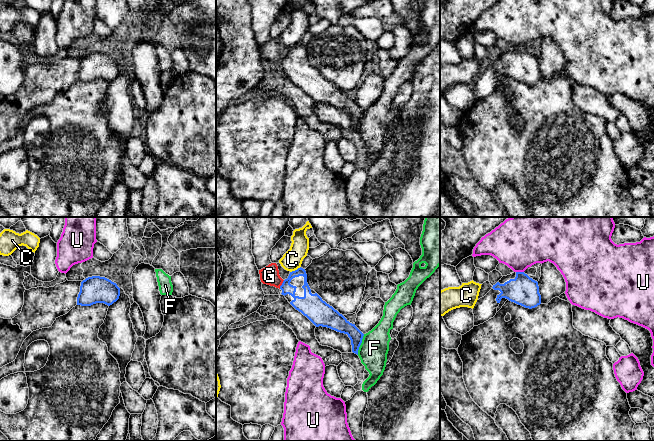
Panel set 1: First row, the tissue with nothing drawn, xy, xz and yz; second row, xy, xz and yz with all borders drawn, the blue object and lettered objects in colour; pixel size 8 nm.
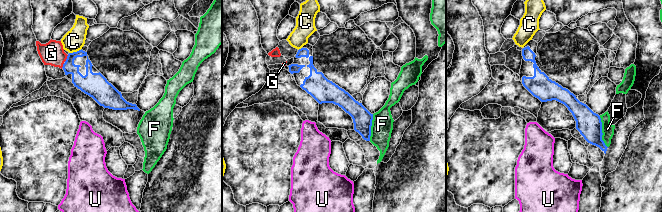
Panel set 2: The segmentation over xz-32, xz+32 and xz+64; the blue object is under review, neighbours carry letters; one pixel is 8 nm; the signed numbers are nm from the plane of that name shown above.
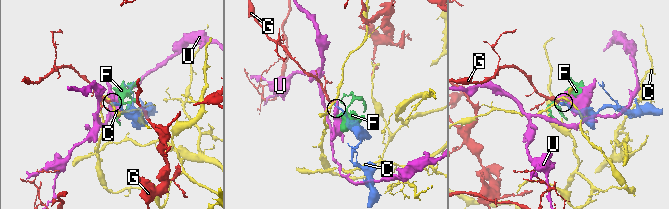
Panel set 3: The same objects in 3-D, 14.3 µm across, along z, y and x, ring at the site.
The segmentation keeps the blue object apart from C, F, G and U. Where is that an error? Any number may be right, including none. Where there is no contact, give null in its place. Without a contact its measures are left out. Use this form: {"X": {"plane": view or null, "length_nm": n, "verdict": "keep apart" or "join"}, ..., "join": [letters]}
{"C": {"plane": "xz", "length_nm": 100, "verdict": "keep apart"}, "F": {"plane": "xz", "length_nm": 180, "verdict": "keep apart"}, "G": {"plane": "xz", "length_nm": 80, "verdict": "join"}, "U": {"plane": "yz", "length_nm": 60, "verdict": "keep apart"}, "join": ["G"]}

